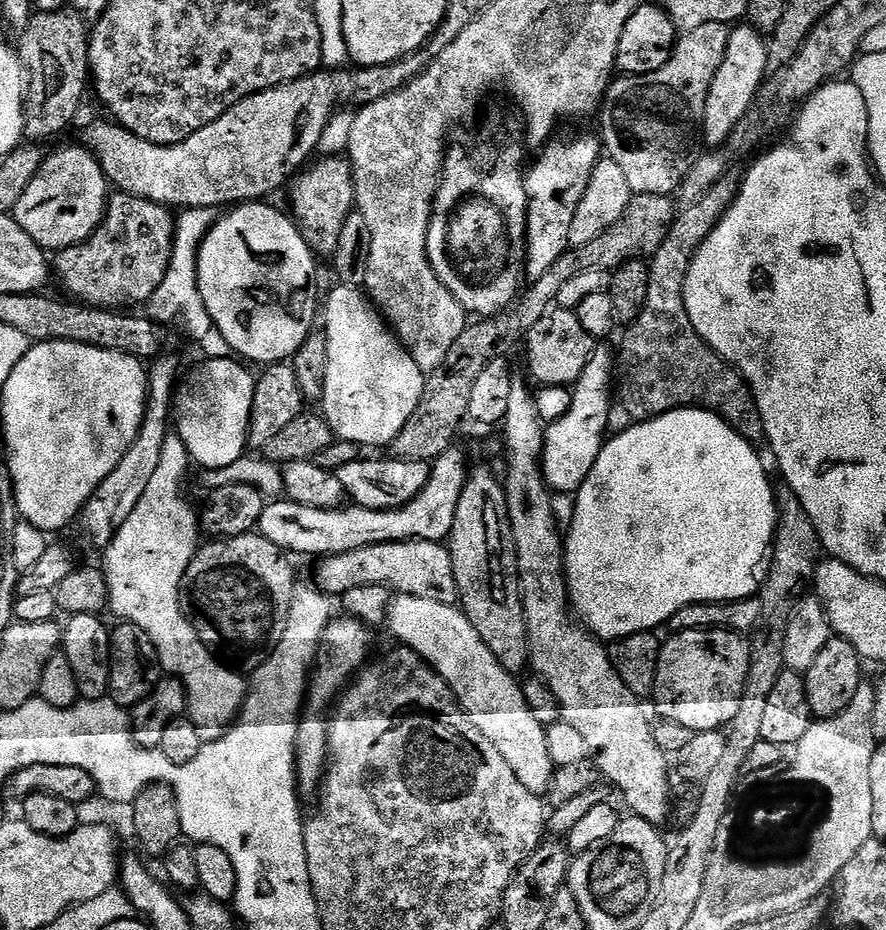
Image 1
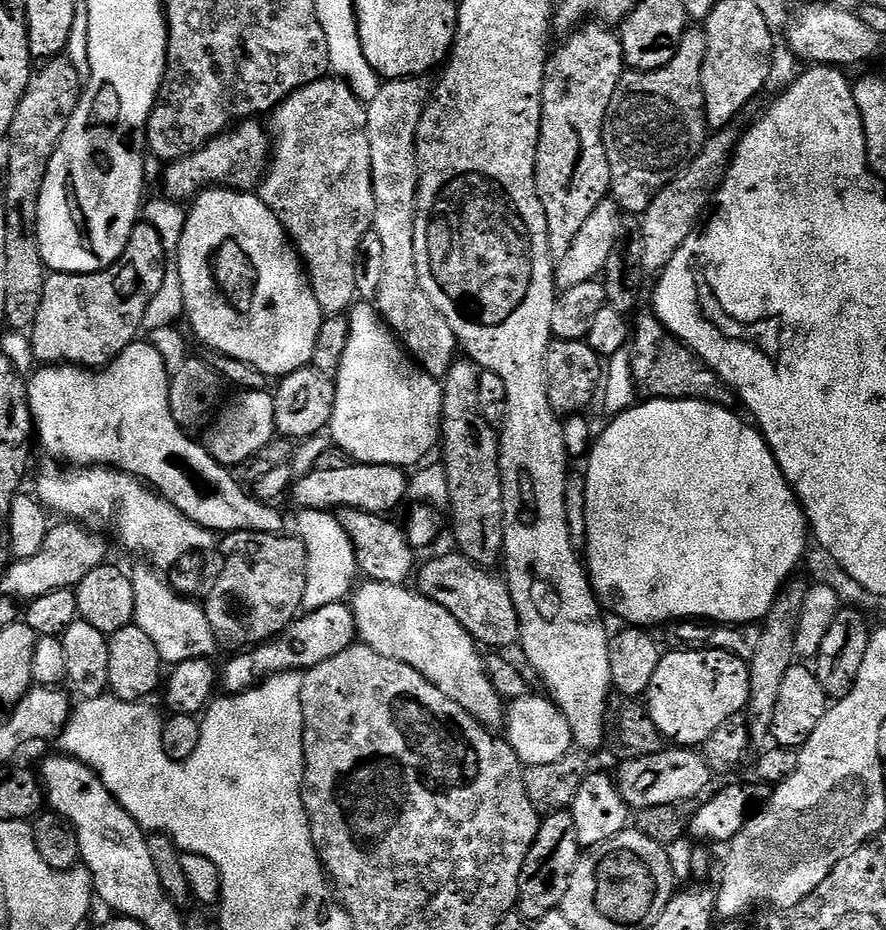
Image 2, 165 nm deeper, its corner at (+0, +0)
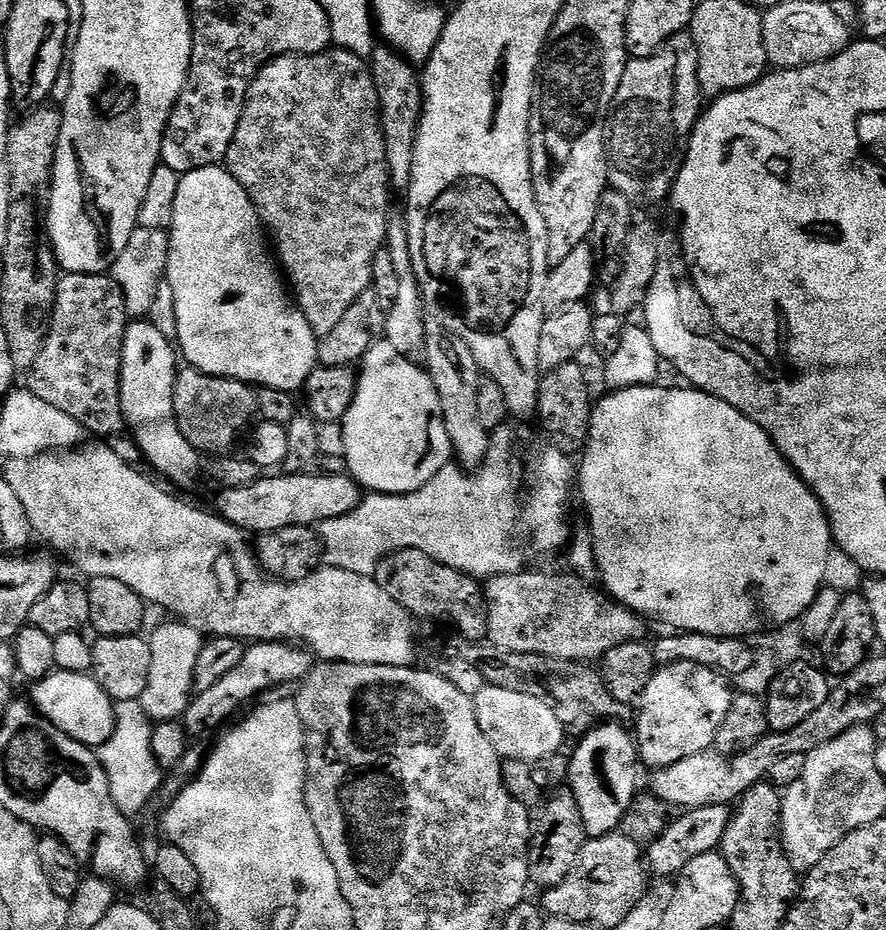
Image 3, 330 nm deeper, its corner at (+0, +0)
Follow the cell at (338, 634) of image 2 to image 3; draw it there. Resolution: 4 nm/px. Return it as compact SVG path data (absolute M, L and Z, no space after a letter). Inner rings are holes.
M257 641L251 643L242 660L215 686L197 693L188 703L182 723L189 737L210 732L224 723L240 706L258 694L280 684L303 681L315 667L313 653L285 641Z

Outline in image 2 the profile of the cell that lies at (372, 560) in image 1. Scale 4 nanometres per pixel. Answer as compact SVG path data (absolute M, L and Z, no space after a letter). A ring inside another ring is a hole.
M459 550L451 551L419 565L414 584L416 580L415 587L420 595L427 596L435 604L454 614L454 618L458 618L460 625L470 633L477 645L488 650L508 650L504 648L511 644L513 647L520 639L520 623L514 602L510 598L508 581L503 575L493 574L482 565L475 564Z

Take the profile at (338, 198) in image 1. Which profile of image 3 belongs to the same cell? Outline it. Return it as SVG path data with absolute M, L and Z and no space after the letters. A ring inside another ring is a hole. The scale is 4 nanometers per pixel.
M329 50L313 56L299 54L277 56L275 60L270 61L252 81L248 91L248 101L244 104L238 130L234 134L234 142L230 142L226 167L233 178L246 190L246 194L252 200L252 205L256 208L256 213L260 216L261 225L270 233L274 241L275 255L294 289L294 299L303 310L305 318L310 322L317 337L322 338L330 334L330 330L334 330L334 326L338 326L338 322L342 322L346 313L363 297L360 295L371 289L372 263L378 250L385 247L388 238L390 173L386 158L384 126L380 123L380 96L376 92L372 70L366 63L365 57L343 50Z

